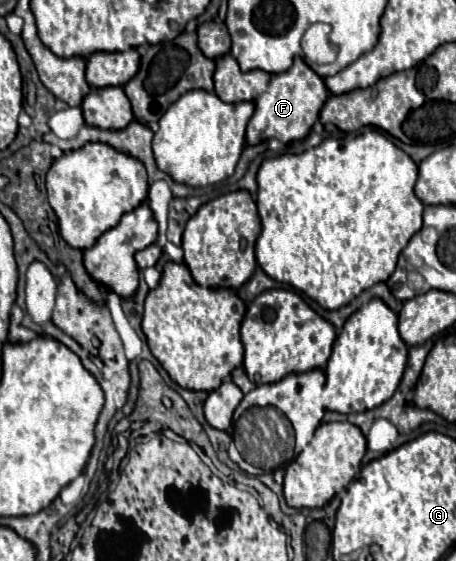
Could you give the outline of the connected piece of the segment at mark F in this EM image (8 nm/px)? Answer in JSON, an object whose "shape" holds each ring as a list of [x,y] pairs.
{"shape":[[[297,56],[293,66],[281,74],[273,74],[267,90],[255,100],[255,114],[247,124],[247,142],[259,144],[265,138],[277,138],[281,142],[295,142],[309,134],[311,126],[317,122],[319,112],[327,100],[325,80],[311,70],[303,58]]]}

